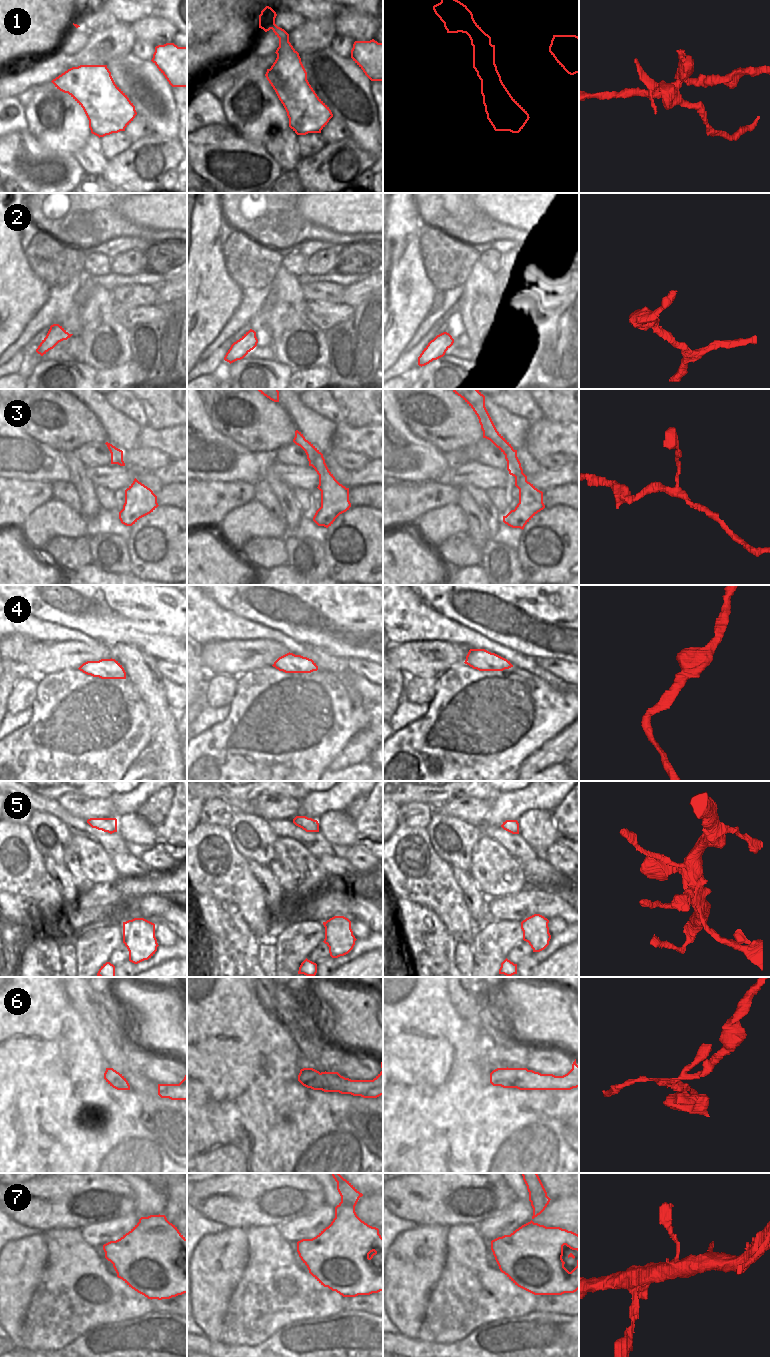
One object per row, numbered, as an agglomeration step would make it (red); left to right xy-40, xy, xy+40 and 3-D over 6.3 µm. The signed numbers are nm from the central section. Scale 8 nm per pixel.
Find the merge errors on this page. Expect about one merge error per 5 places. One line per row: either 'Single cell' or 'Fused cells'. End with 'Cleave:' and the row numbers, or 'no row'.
1: Fused cells
2: Single cell
3: Single cell
4: Single cell
5: Single cell
6: Fused cells
7: Single cell
Cleave: 1, 6

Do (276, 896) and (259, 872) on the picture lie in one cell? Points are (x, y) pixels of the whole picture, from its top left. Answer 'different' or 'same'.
same

